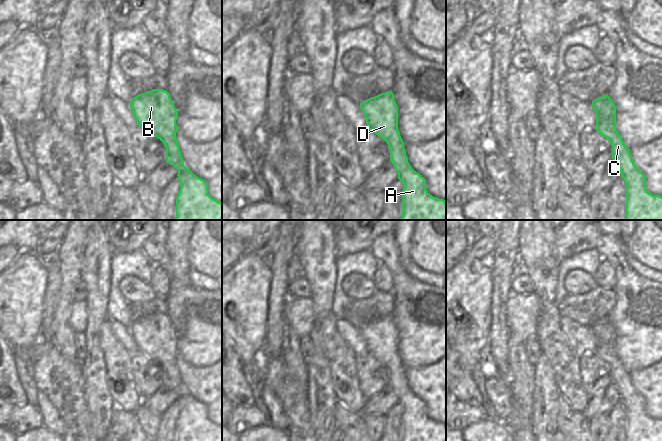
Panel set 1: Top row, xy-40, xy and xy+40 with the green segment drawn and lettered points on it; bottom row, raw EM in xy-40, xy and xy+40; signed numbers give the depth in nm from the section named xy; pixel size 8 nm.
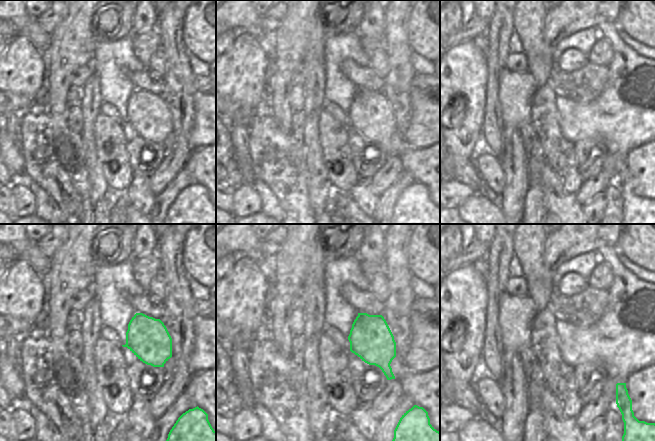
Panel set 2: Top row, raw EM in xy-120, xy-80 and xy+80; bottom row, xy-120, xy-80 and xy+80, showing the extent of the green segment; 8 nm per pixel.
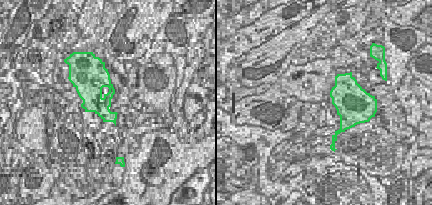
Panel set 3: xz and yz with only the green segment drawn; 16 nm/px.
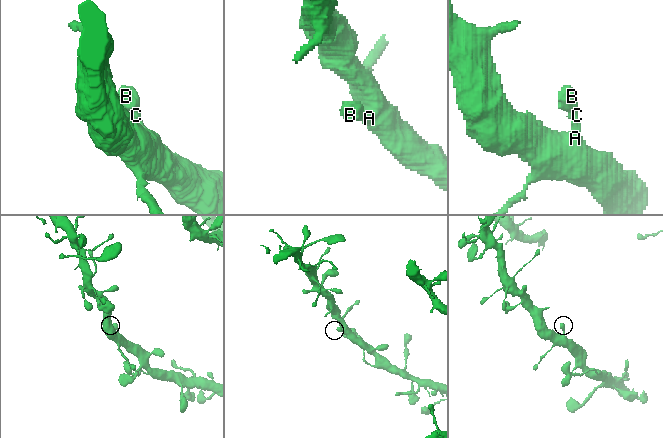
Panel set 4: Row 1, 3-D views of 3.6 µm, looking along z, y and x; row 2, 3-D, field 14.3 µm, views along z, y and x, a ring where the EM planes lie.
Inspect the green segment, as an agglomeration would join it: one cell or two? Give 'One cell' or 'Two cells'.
One cell.

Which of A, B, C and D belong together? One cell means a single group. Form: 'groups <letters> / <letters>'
groups A B C D

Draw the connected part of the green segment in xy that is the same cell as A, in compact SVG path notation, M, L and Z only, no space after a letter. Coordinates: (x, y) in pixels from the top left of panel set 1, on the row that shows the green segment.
M392 91L381 93L360 103L360 108L366 118L368 129L381 137L390 148L392 162L398 179L404 184L402 190L402 216L400 220L446 220L446 201L433 197L426 190L426 180L409 164L404 148L404 142L398 130L398 106Z

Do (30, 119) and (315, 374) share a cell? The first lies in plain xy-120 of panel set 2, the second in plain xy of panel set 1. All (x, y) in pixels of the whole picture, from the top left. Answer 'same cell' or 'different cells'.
different cells

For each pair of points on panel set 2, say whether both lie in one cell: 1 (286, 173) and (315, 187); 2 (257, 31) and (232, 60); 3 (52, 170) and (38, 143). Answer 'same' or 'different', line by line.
1: different
2: different
3: same

